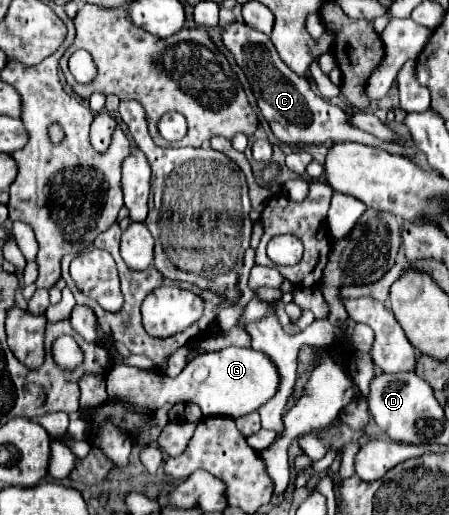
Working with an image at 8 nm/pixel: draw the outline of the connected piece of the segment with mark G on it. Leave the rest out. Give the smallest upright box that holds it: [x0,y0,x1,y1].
[106,348,280,418]

